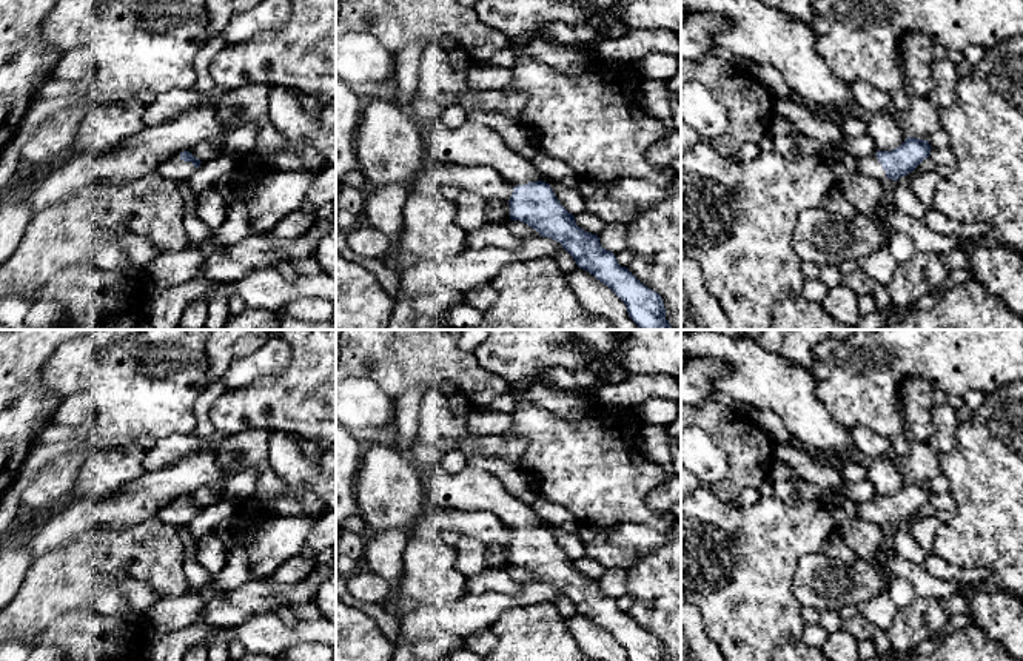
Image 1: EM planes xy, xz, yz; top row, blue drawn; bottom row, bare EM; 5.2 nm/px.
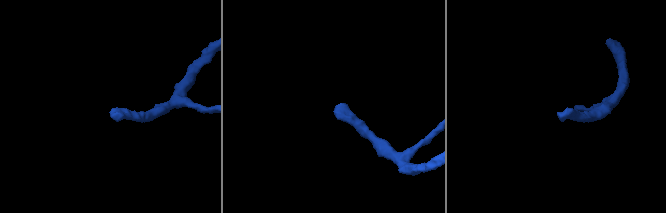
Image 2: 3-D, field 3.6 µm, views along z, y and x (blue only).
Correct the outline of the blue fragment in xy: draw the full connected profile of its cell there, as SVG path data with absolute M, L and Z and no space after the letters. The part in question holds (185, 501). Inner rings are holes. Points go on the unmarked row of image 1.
M183 496L160 508L157 518L166 524L188 525L194 515L200 512L200 508L202 507L196 504L190 496Z

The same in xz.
M441 465L428 468L425 478L425 501L430 508L484 510L498 516L504 525L515 530L508 545L510 564L532 572L542 582L550 582L575 604L576 610L607 630L627 652L629 661L666 661L662 643L641 629L626 612L621 612L612 596L601 592L596 579L584 576L556 544L552 532L541 525L533 507L510 495L499 478L484 470L465 465L459 473L448 473Z

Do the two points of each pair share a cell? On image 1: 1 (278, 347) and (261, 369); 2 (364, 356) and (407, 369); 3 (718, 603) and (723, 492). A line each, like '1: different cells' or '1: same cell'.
1: same cell
2: same cell
3: different cells

